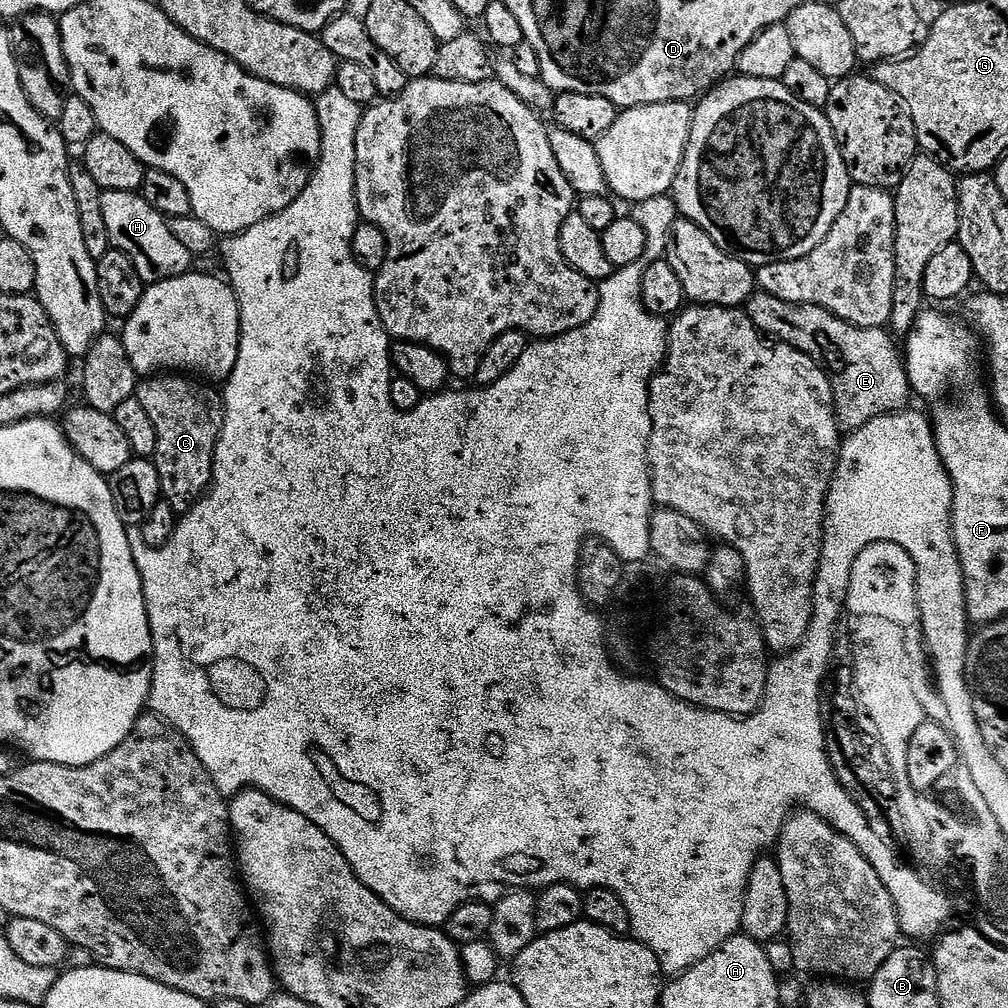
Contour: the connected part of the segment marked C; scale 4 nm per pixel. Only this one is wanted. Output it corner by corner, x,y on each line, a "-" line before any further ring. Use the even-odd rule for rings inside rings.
160,374
145,380
137,387
135,399
154,422
154,463
160,475
160,490
163,499
183,514
207,493
212,483
212,455
224,426
224,401
221,393
212,389
215,387
184,374

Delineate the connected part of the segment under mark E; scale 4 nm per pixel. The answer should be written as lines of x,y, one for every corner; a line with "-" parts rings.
757,291
748,299
746,305
748,316
754,326
769,337
780,340
784,344
797,348
802,354
815,360
832,381
832,399
841,429
855,430
879,416
887,416
889,412
907,409
908,395
914,392
908,383
908,366
902,355
902,348
895,344
893,333
884,328
859,328
826,309
813,304
791,304
782,302
782,298
774,298
768,292

